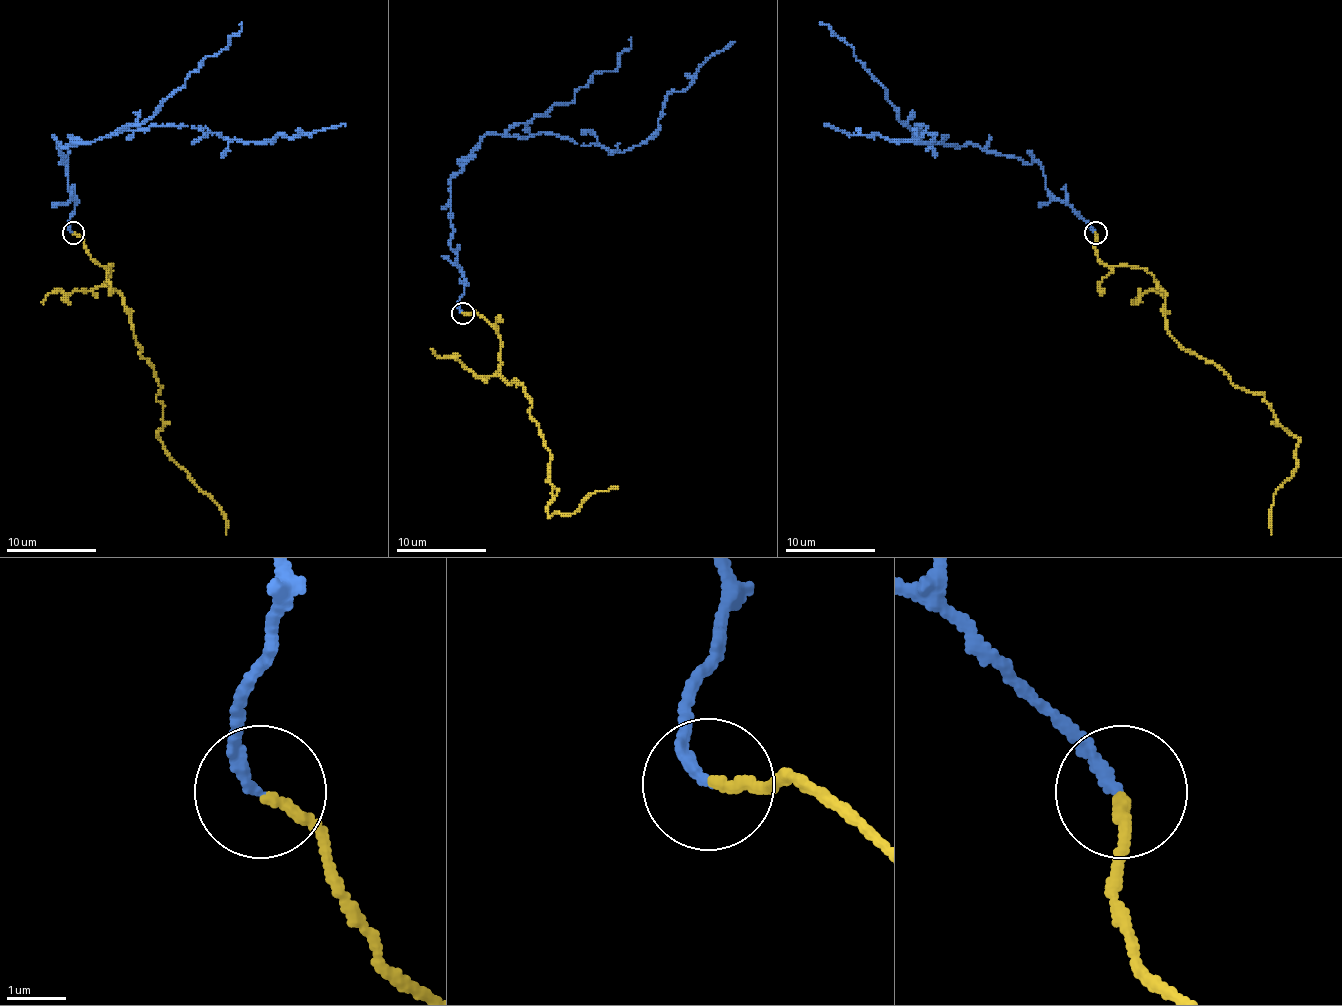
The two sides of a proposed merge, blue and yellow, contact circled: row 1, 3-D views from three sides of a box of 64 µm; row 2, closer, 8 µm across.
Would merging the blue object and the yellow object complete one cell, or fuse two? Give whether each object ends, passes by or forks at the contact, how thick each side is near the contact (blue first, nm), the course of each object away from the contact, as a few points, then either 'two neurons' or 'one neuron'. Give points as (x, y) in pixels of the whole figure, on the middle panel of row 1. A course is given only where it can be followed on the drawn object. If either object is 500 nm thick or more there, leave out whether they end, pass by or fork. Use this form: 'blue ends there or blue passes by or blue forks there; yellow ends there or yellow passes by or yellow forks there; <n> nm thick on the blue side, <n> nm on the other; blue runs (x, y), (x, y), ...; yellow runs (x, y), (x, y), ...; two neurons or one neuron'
blue ends there; yellow ends there; 190 nm thick on the blue side, 180 nm on the other; blue runs (462, 312), (450, 182), (487, 134), (541, 132), (631, 150), (658, 128), (672, 91), (735, 42); yellow runs (464, 312), (487, 321), (500, 340), (498, 373), (520, 382), (532, 403), (550, 452), (550, 515), (615, 488); one neuron

